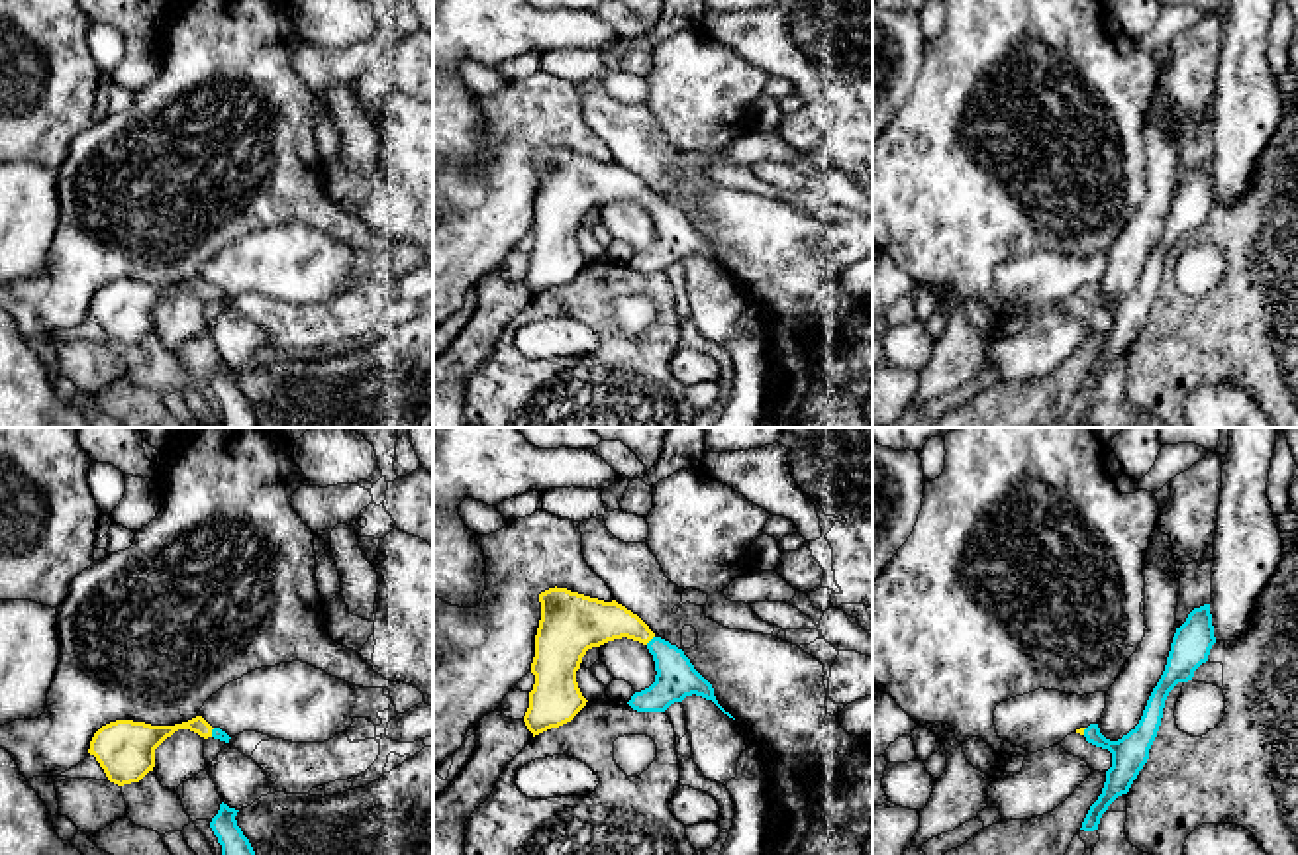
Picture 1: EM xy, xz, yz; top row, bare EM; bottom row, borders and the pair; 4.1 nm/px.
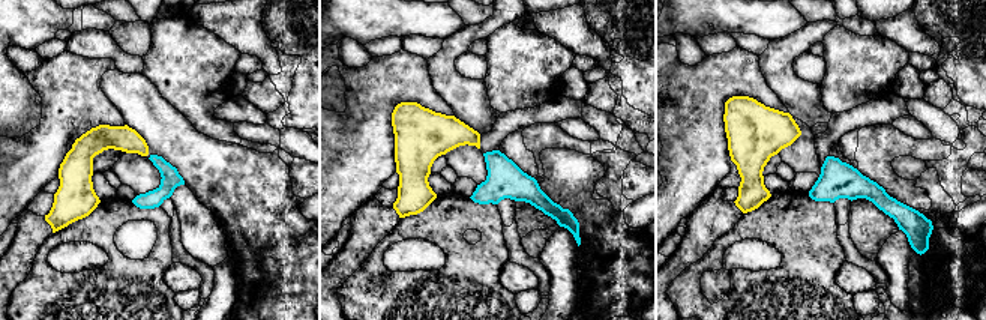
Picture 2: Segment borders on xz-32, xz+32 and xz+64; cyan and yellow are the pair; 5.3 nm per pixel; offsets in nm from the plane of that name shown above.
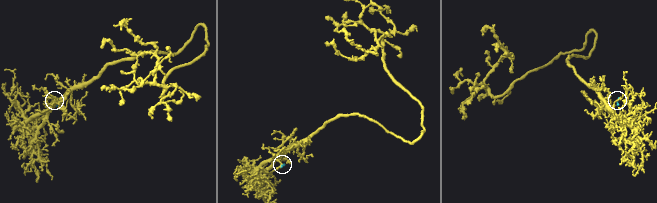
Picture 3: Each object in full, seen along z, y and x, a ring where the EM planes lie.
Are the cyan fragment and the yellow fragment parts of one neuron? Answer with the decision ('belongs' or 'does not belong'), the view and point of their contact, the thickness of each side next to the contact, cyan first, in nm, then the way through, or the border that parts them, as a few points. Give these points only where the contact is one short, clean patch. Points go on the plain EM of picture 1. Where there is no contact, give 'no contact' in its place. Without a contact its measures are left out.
belongs | xz (651, 201) | 170/190 nm | across xz (675, 240), (669, 220), (651, 201), (622, 183), (595, 183)

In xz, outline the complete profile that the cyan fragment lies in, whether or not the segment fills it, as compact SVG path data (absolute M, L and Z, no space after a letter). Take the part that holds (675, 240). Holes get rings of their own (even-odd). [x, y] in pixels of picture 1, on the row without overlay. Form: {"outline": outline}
{"outline": "M555 147L541 153L539 163L541 180L535 196L535 218L531 224L535 245L529 253L529 269L524 277L524 282L533 298L571 282L586 267L588 261L582 257L576 243L576 231L580 229L582 218L588 210L622 198L643 204L653 216L657 231L655 243L641 253L635 253L627 263L633 271L665 273L671 265L682 263L686 257L696 255L712 261L724 275L733 278L718 265L712 245L694 229L684 212L657 198L637 175L616 161L604 163Z"}

